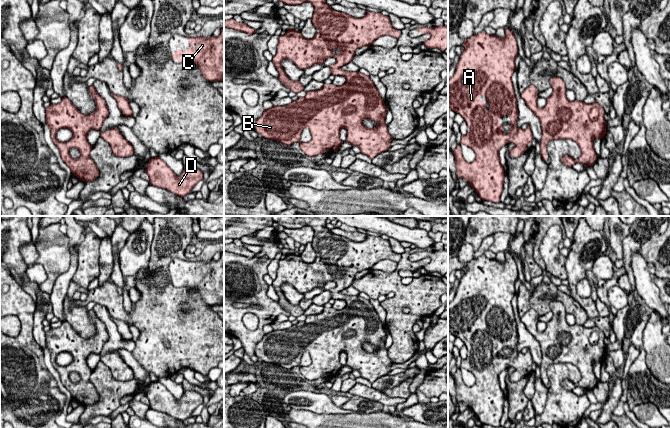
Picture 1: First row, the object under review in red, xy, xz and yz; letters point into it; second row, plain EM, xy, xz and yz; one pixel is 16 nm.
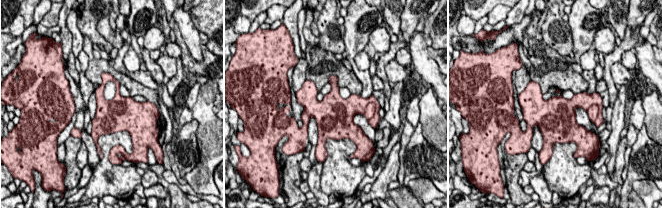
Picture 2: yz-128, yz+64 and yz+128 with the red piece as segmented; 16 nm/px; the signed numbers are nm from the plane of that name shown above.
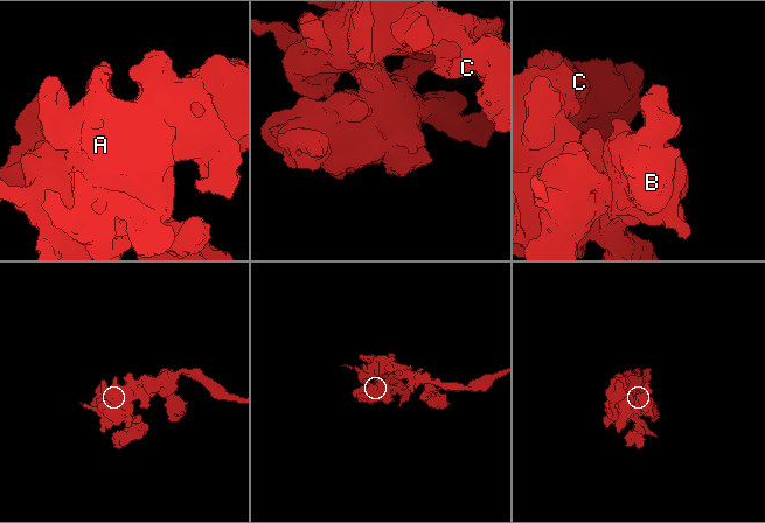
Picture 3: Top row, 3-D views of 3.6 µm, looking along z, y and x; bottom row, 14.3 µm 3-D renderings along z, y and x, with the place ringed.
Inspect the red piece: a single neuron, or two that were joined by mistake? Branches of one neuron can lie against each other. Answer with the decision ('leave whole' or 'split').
leave whole

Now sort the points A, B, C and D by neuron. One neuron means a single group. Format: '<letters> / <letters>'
A B C D

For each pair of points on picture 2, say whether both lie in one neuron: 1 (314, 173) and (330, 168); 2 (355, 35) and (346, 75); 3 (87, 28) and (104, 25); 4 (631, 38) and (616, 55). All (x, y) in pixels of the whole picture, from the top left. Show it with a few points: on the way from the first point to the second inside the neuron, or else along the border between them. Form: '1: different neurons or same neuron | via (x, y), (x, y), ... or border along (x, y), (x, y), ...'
1: different neurons | border along (323, 163), (321, 190), (326, 193)
2: different neurons | border along (352, 70), (361, 83), (361, 92)
3: different neurons | border along (106, 14), (98, 20), (97, 31), (111, 45)
4: same neuron | via (628, 42), (619, 51)

